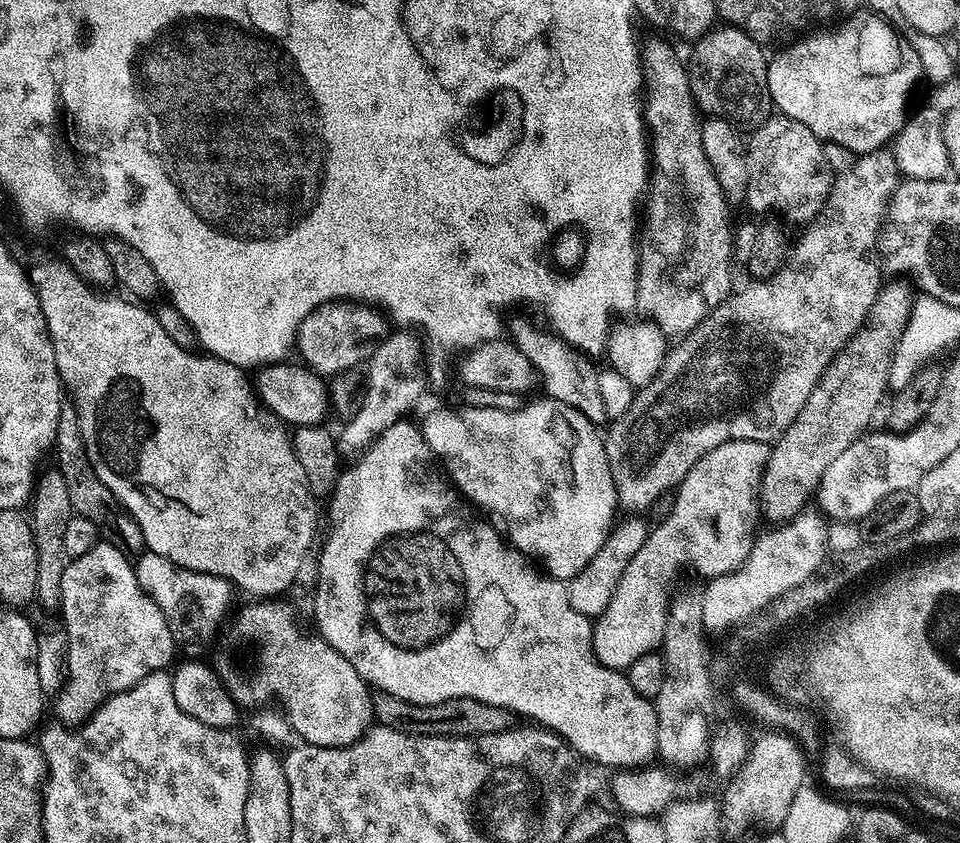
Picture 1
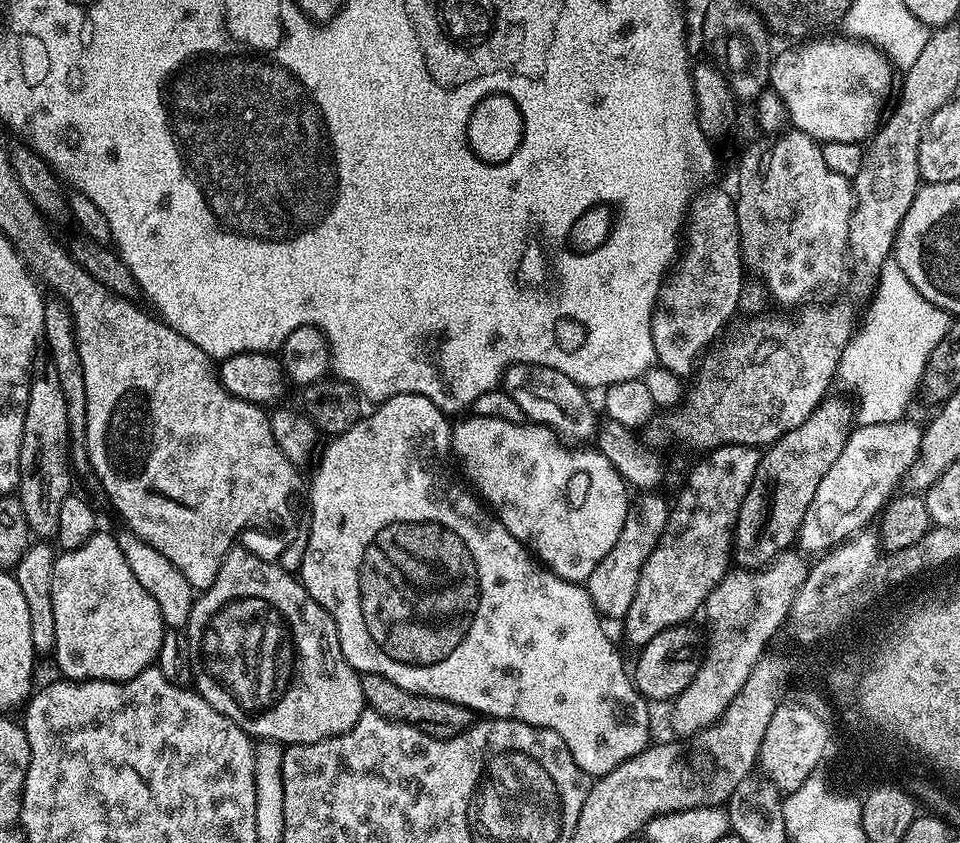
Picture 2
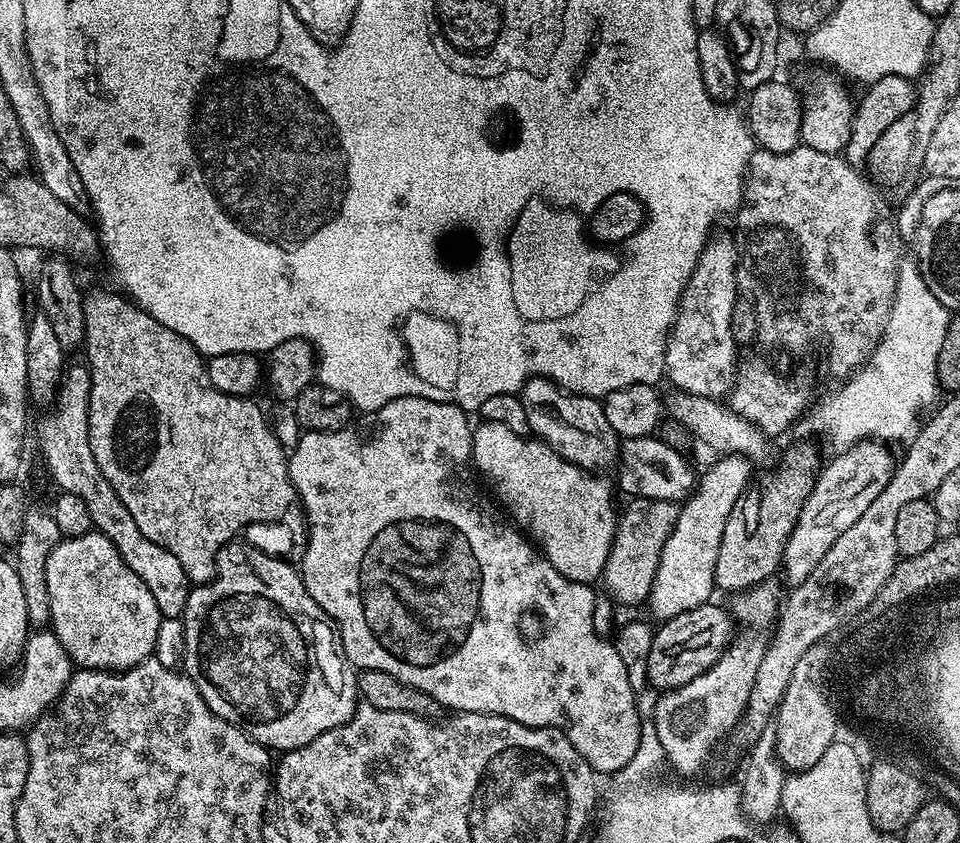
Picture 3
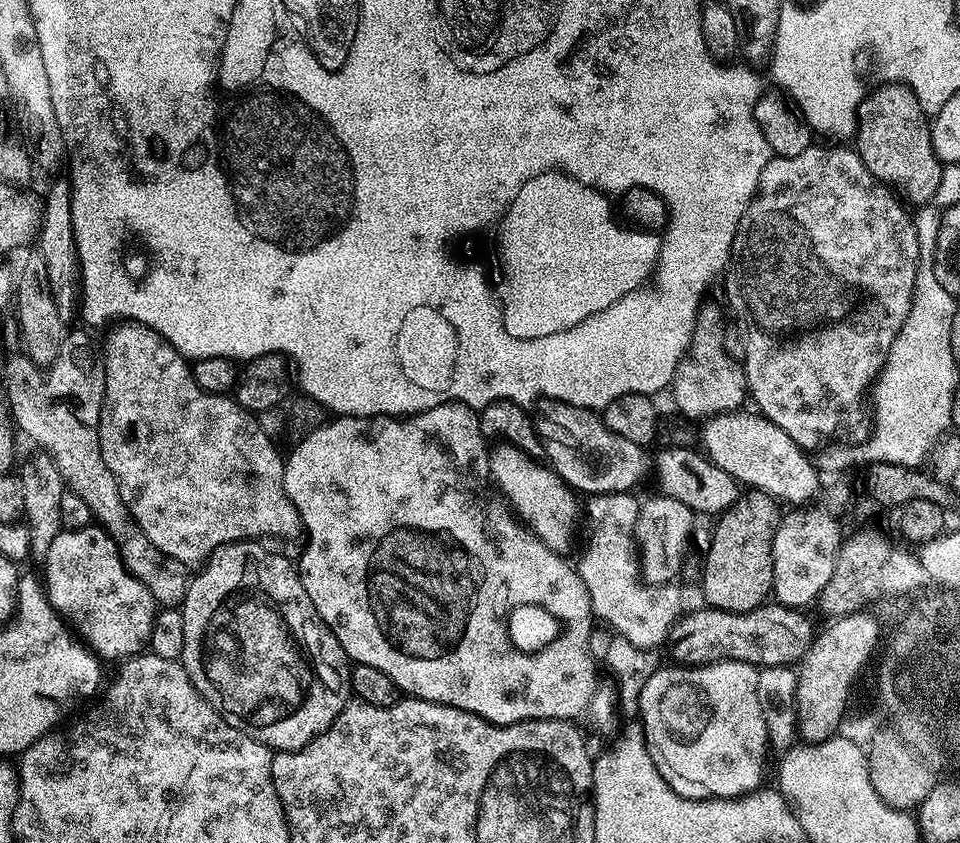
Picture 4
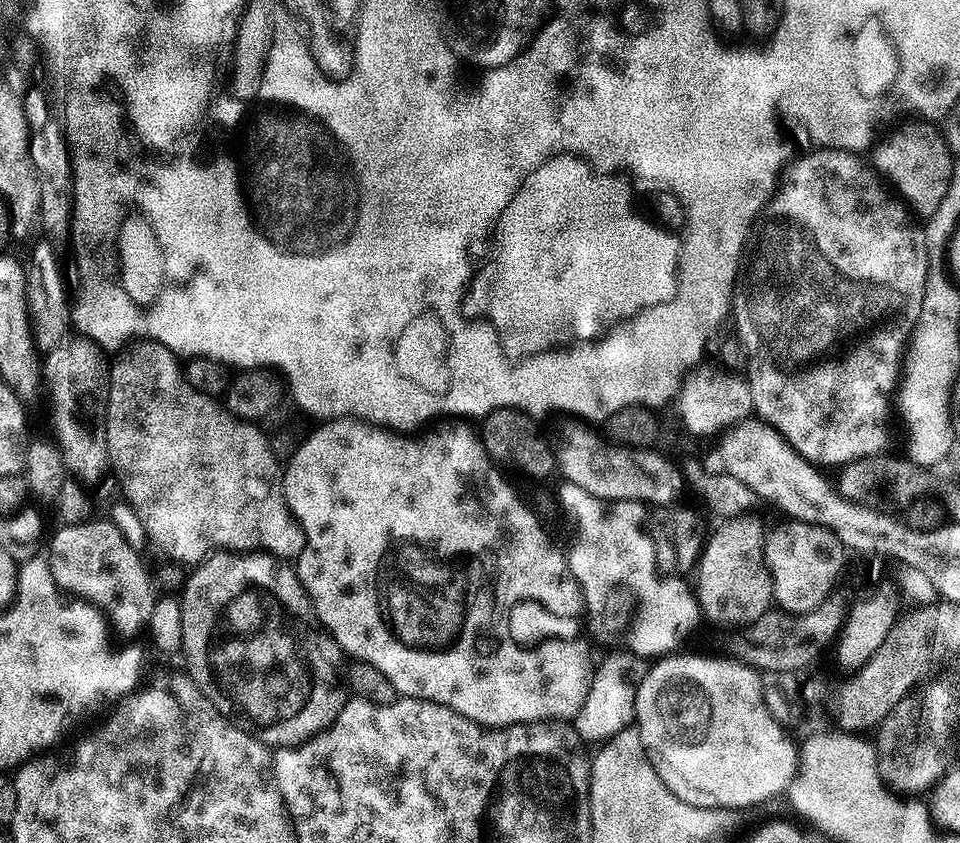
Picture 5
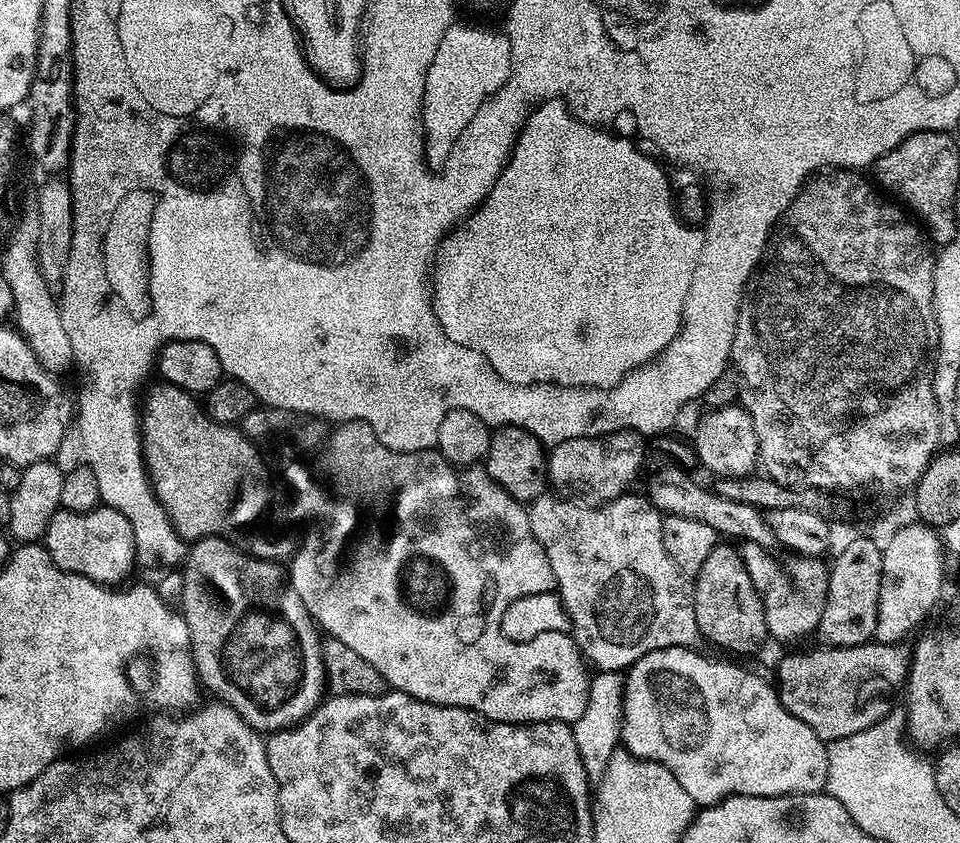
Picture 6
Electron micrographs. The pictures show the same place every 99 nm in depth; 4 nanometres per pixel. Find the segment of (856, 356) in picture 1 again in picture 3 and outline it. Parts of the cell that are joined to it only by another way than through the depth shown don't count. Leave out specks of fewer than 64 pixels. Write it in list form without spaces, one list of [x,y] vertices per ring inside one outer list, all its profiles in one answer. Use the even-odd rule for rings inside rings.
[[[792,444],[784,452],[780,465],[776,468],[776,477],[764,484],[764,493],[760,496],[760,517],[756,520],[756,533],[752,540],[740,540],[739,515],[732,515],[728,519],[728,525],[722,536],[720,557],[716,563],[716,588],[719,591],[735,594],[744,591],[745,588],[752,588],[755,584],[762,584],[771,581],[772,575],[777,575],[784,559],[784,547],[794,530],[794,526],[800,521],[800,511],[806,502],[806,498],[812,493],[812,487],[816,485],[818,475],[818,463],[816,464],[816,452],[808,444]]]

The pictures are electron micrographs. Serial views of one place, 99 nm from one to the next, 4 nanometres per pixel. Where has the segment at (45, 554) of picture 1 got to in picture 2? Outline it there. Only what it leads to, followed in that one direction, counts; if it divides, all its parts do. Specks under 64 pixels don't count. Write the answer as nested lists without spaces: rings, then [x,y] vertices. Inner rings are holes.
[[[51,370],[35,375],[28,395],[28,409],[24,419],[24,441],[20,451],[20,487],[18,495],[26,514],[29,533],[36,538],[55,537],[62,502],[73,495],[74,473],[68,459],[66,437],[66,398],[58,386],[58,374]]]

